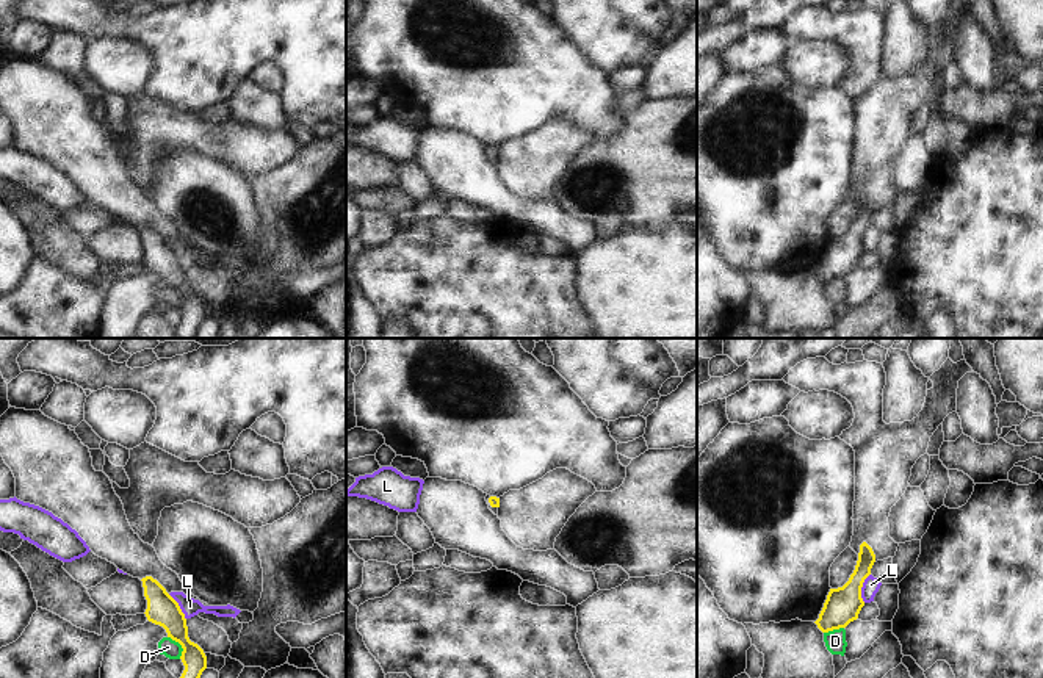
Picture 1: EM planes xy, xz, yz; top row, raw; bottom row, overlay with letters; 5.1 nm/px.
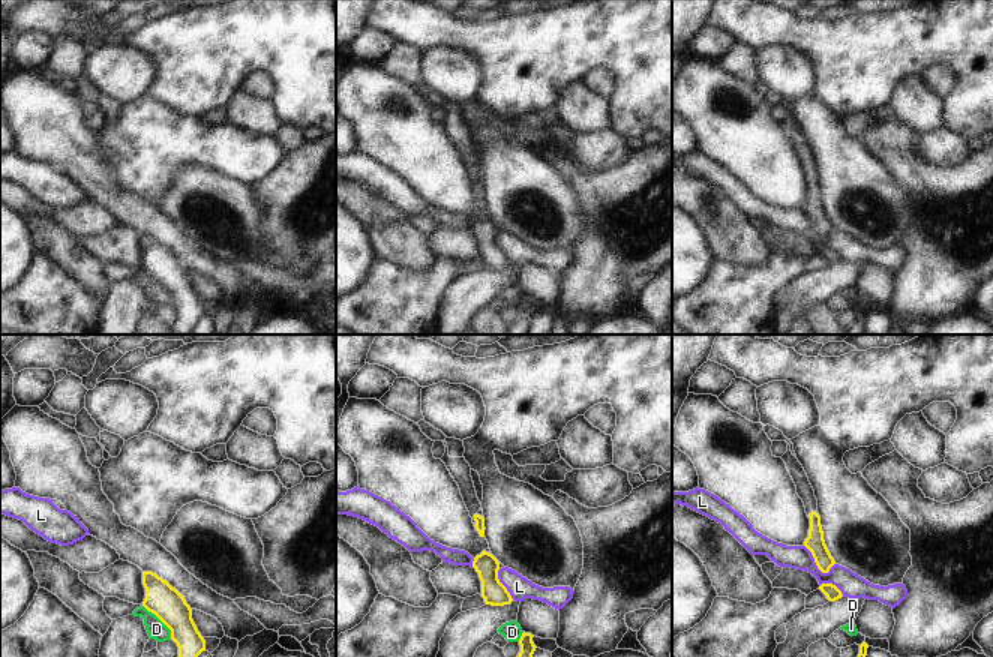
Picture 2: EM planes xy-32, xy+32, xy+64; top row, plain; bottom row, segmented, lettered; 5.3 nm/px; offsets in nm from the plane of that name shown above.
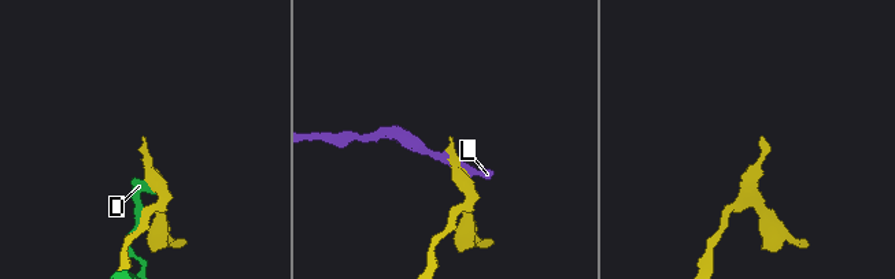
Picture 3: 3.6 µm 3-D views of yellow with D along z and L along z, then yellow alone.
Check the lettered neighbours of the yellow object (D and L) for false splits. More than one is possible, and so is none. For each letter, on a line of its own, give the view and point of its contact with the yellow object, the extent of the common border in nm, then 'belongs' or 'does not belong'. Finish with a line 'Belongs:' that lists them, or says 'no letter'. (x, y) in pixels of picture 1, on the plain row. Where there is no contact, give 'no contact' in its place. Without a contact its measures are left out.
D: meets yellow in xy at (180, 293); contact 140 nm long; does not belong
L: meets yellow in yz at (862, 235); contact 160 nm long; does not belong
Belongs: no letter

